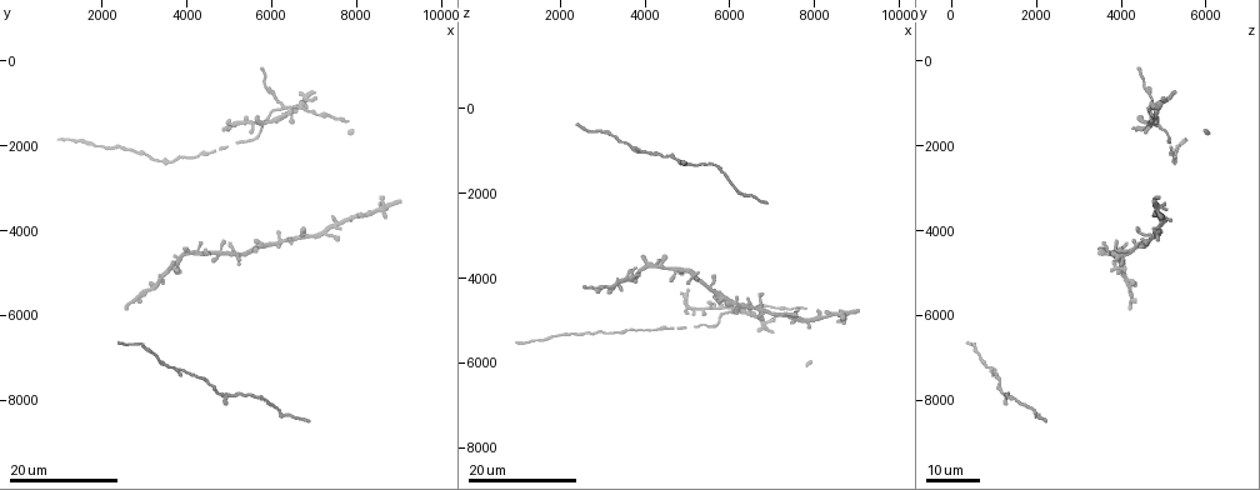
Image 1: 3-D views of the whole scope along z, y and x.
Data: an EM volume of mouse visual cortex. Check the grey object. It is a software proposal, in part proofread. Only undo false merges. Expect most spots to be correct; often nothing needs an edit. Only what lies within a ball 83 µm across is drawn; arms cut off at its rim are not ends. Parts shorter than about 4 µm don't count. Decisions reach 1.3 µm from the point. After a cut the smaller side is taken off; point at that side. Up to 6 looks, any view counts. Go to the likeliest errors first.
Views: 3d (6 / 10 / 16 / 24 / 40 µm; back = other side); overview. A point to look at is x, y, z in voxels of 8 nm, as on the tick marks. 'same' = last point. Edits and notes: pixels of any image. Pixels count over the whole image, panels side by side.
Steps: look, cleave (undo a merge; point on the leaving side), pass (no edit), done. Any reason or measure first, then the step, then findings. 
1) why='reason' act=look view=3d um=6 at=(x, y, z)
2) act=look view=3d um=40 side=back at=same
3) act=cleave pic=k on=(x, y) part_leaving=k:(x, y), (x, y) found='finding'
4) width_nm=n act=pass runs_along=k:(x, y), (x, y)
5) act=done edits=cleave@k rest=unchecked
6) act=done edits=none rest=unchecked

why='four-way junction' act=look view=3d um=24 at=(3650, 4900, 3850)

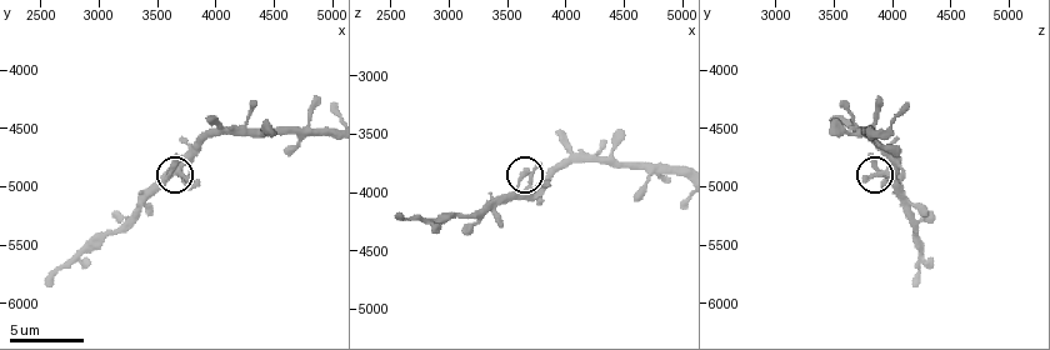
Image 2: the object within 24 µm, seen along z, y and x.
why='closer look' act=look view=3d um=10 at=(3700, 4900, 3920)

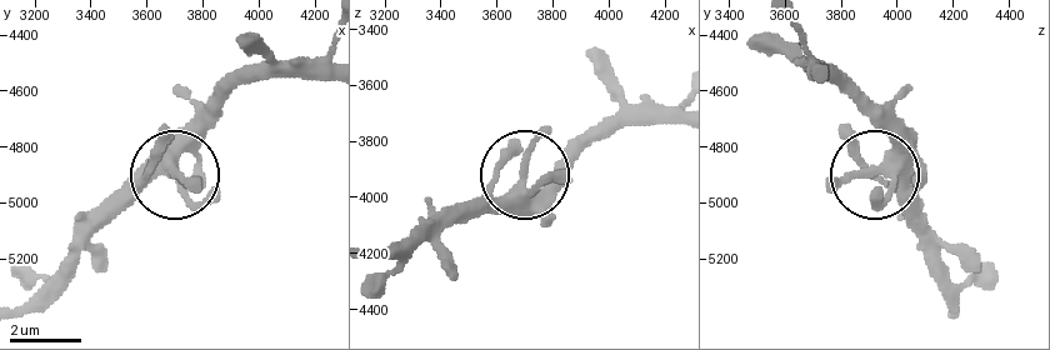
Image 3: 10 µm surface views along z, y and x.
act=pass runs_along=3:(328, 73), (265, 73), (246, 81), (178, 161), (98, 230) found='all the same neuron'

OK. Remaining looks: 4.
why='two arms in line, one across' act=look view=3d um=16 at=(5300, 4550, 4100)

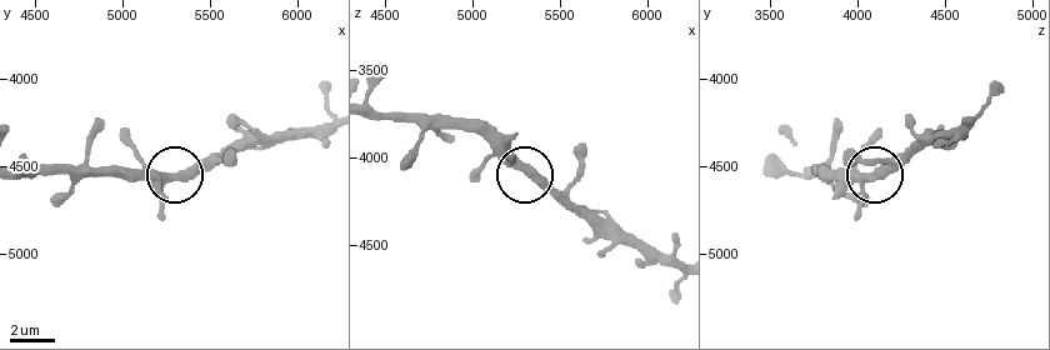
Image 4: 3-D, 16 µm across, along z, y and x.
act=look view=3d um=6 at=(5300, 4560, 4040)

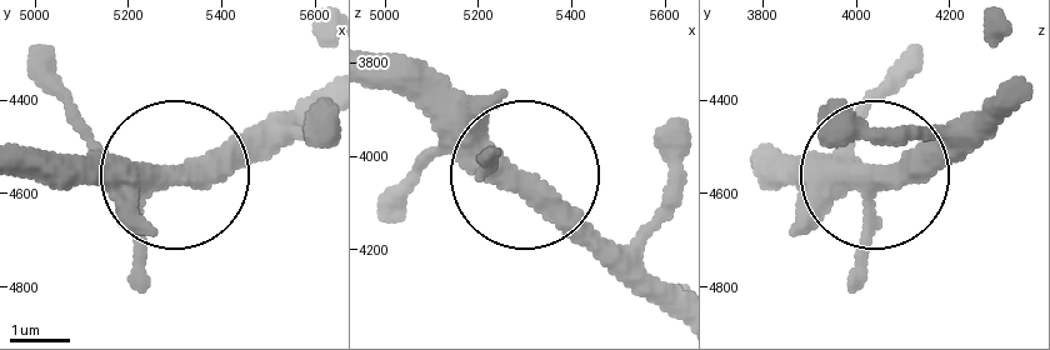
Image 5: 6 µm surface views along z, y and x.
width_nm=330 act=pass found='one neuron here'

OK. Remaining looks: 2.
why='two arms in line, one across' act=look view=3d um=6 at=(2820, 5560, 4240)

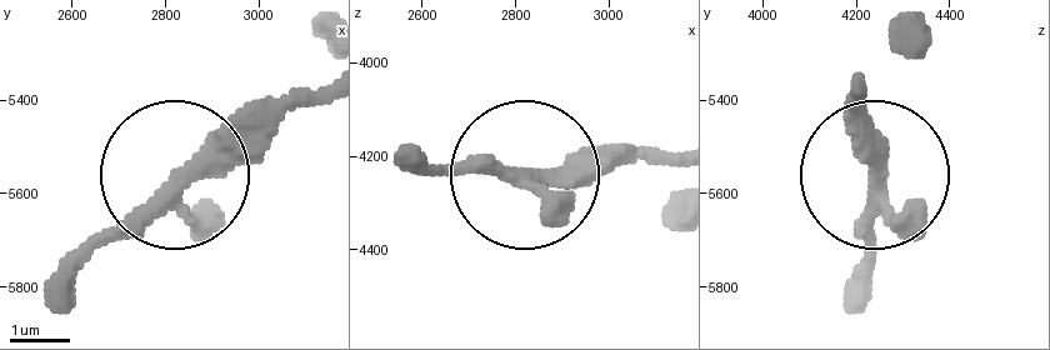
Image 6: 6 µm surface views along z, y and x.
act=look view=3d um=6 side=back at=(2835, 5560, 4250)

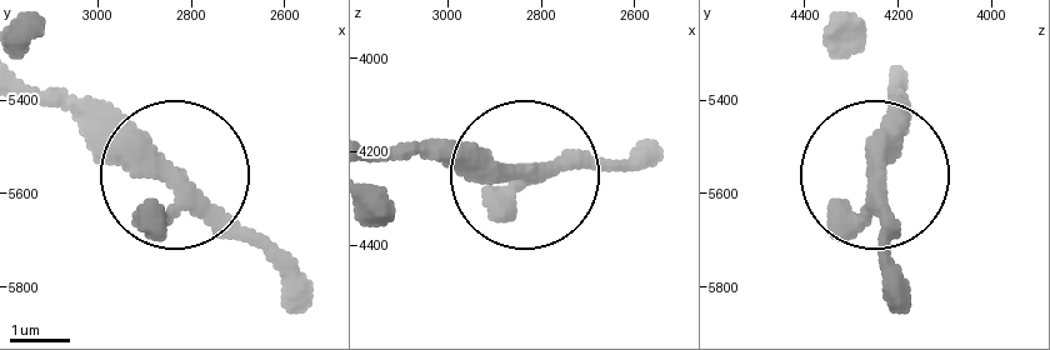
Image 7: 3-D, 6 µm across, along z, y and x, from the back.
act=pass runs_along=7:(903, 79), (873, 189), (888, 303) found='continuous, no second neuron'

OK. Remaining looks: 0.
act=done edits=none rest=unchecked

